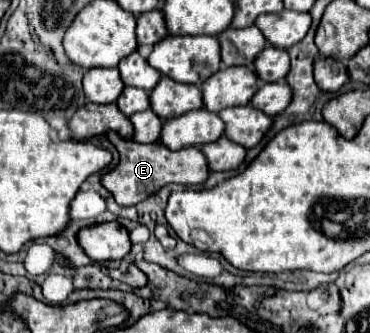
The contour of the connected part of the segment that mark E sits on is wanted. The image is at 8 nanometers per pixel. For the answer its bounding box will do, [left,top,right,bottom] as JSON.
[100,131,210,205]

